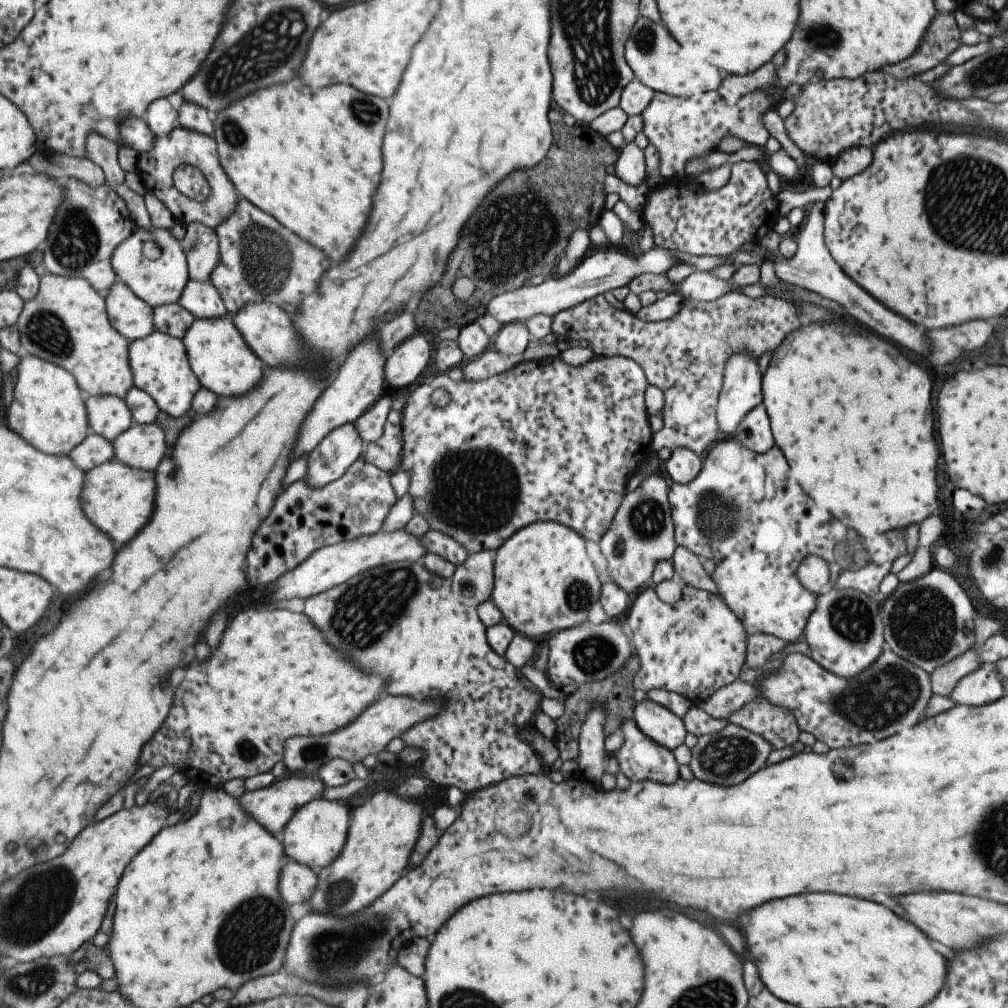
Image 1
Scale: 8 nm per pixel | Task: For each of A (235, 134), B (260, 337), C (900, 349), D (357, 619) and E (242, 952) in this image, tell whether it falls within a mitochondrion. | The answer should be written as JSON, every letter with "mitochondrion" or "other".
{"A":"mitochondrion","B":"other","C":"other","D":"mitochondrion","E":"mitochondrion"}

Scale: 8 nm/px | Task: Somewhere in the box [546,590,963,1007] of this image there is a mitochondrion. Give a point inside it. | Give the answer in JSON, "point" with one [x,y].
{"point":[887,695]}

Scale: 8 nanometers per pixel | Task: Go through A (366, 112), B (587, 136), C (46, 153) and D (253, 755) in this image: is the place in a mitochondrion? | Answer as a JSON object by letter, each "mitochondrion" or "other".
{"A":"mitochondrion","B":"other","C":"other","D":"mitochondrion"}

